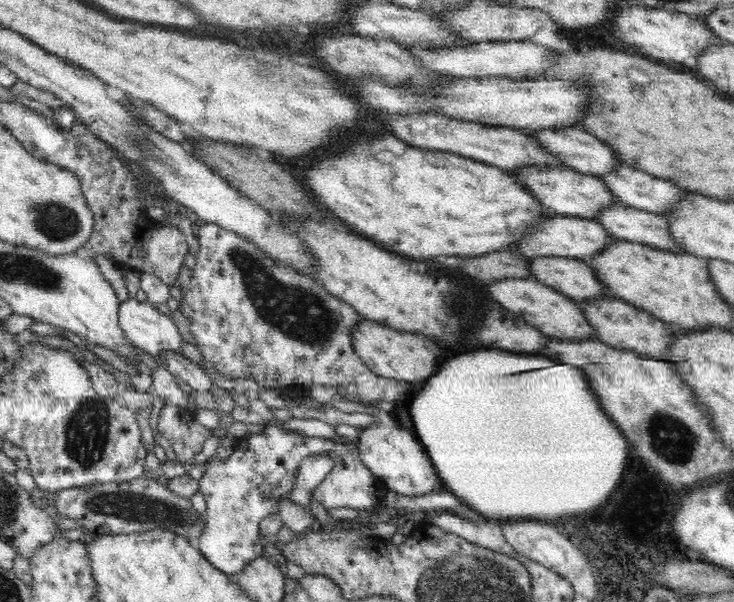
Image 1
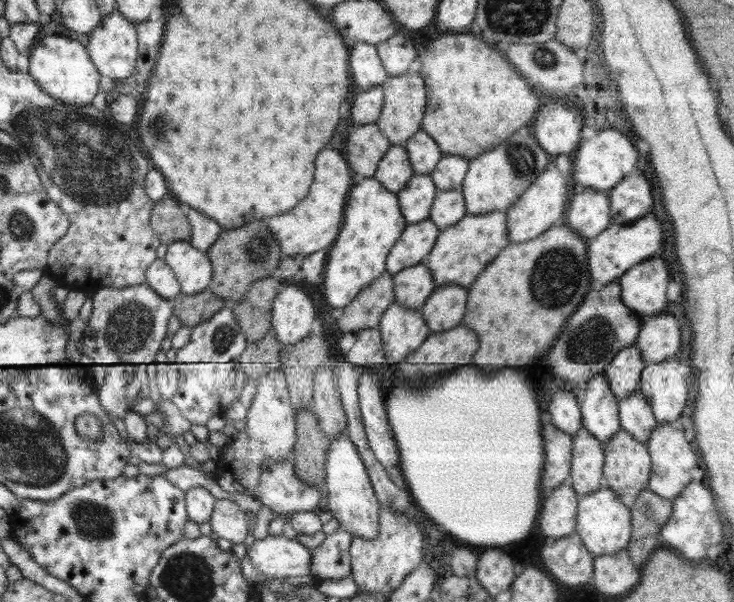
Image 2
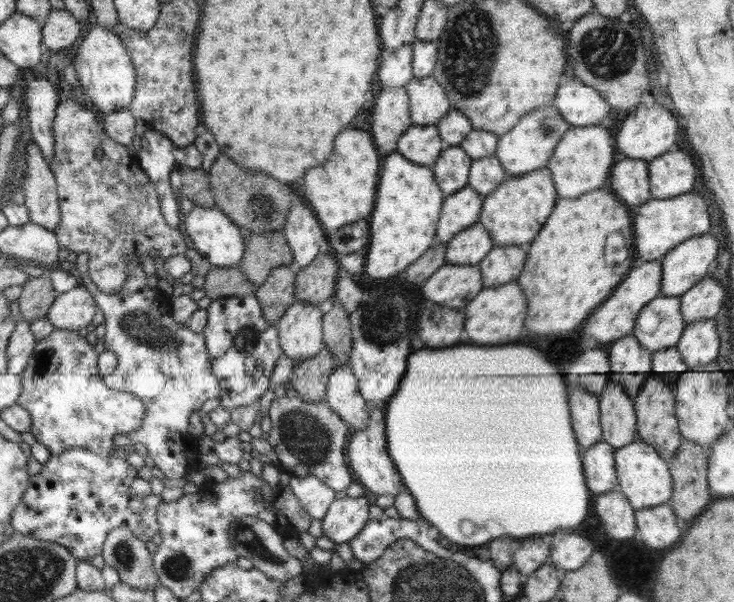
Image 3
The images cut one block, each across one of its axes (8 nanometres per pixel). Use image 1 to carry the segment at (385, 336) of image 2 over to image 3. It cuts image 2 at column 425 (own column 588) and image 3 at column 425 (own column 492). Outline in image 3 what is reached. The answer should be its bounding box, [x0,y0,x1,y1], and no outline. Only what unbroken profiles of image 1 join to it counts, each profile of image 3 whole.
[422,264,484,310]

